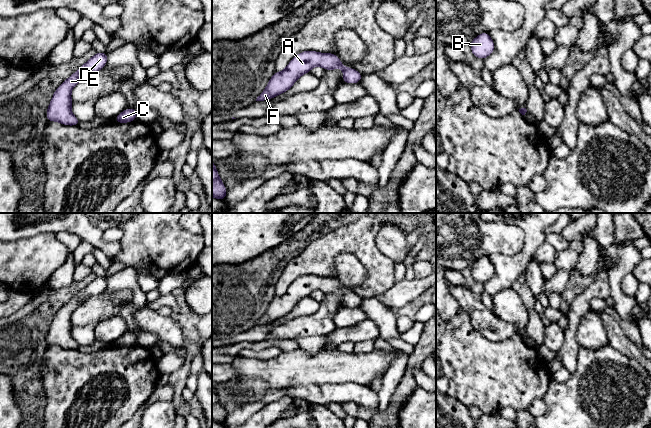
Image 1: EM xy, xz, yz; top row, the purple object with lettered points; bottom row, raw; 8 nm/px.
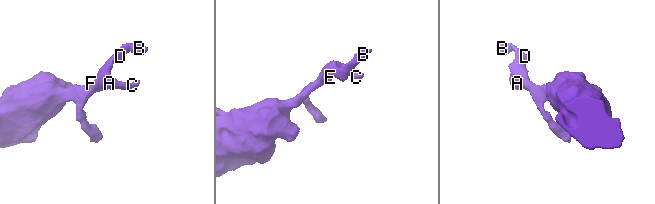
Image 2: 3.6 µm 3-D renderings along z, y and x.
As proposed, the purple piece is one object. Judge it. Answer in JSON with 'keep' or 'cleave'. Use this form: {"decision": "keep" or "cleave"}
{"decision": "keep"}

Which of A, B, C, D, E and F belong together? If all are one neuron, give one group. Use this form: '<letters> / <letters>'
A B C D E F

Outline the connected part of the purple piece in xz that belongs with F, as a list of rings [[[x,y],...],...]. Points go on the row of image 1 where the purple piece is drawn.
[[[307,50],[296,55],[283,71],[275,72],[256,101],[265,101],[286,92],[300,76],[318,65],[325,70],[341,68],[344,83],[359,83],[362,78],[357,70],[344,66],[335,54]]]

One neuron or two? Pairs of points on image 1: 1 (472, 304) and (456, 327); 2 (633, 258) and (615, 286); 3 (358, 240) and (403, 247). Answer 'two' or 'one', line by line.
1: two
2: one
3: two

